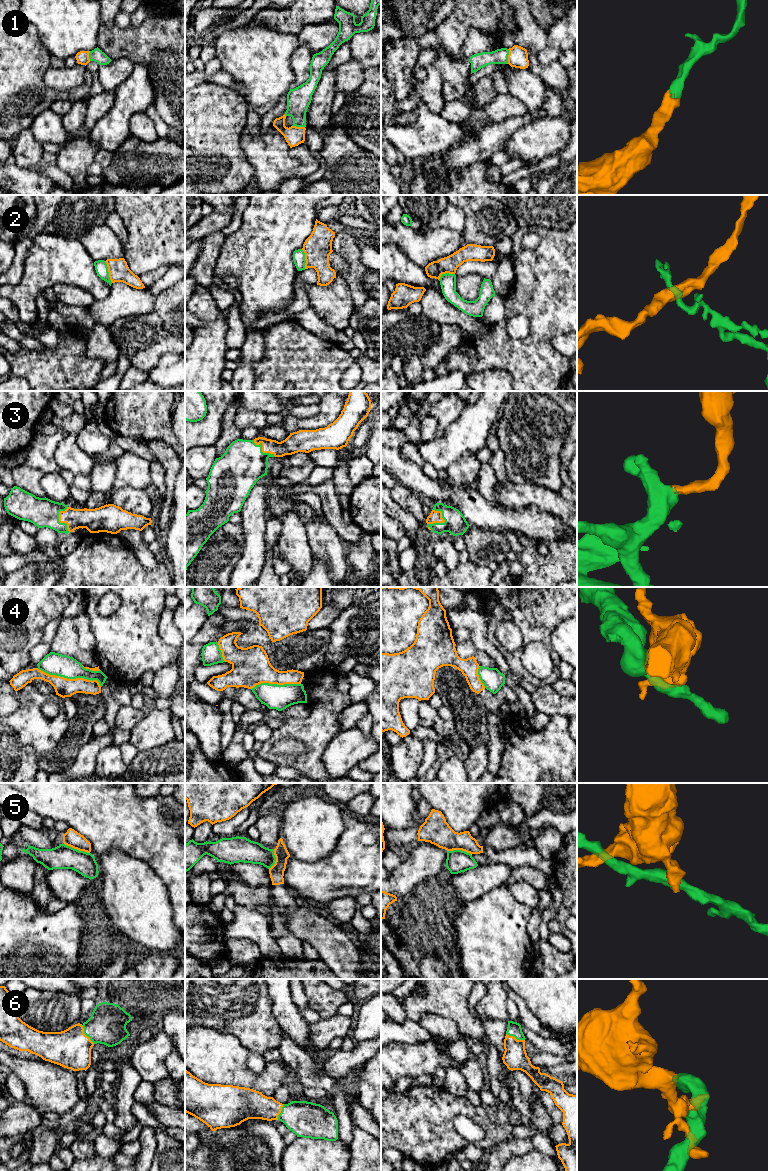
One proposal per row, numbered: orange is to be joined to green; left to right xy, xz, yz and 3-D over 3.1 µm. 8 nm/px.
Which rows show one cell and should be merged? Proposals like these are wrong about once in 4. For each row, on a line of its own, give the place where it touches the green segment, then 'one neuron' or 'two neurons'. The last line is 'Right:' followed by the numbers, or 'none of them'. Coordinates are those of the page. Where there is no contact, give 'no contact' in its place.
1: yz (507, 56) | one neuron
2: xy (108, 272) | two neurons
3: yz (440, 523) | one neuron
4: xy (70, 678) | two neurons
5: xy (76, 849) | two neurons
6: xy (85, 1034) | one neuron
Right: 1, 3, 6

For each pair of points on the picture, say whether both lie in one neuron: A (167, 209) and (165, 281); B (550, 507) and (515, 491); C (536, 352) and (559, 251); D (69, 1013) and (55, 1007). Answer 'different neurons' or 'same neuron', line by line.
A: different neurons
B: same neuron
C: same neuron
D: same neuron

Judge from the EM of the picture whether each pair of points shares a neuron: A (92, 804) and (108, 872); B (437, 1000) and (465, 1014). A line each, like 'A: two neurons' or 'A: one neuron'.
A: two neurons
B: one neuron

